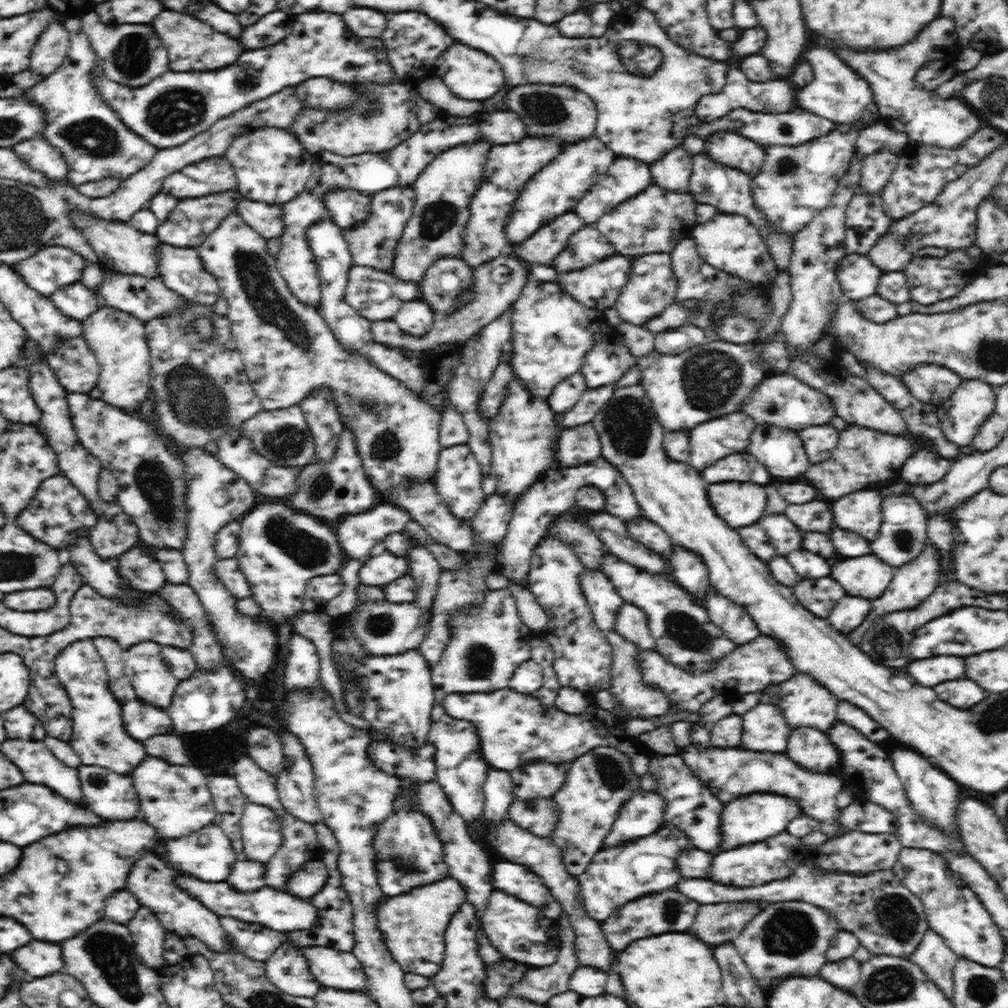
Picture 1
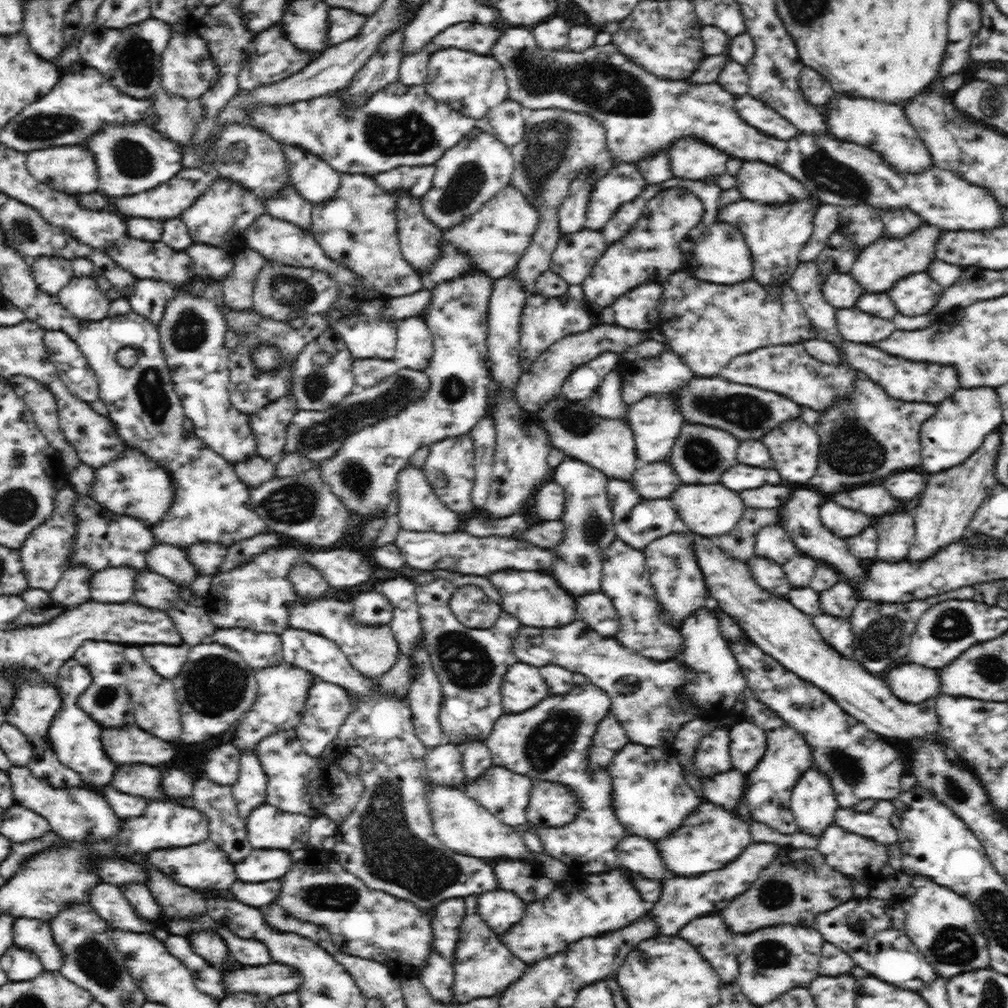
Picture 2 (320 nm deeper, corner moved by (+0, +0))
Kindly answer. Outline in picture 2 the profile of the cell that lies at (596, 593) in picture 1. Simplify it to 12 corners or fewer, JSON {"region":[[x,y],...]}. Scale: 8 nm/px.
{"region":[[563,459],[566,505],[553,578],[574,597],[601,591],[616,537],[609,481]]}

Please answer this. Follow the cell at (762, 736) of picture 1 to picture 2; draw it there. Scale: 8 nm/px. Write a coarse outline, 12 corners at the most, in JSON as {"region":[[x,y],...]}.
{"region":[[751,722],[729,733],[733,768],[748,773],[767,752],[767,734]]}

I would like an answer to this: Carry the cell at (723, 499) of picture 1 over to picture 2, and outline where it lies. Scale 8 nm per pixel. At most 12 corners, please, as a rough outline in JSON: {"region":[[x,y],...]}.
{"region":[[682,483],[668,500],[694,536],[728,534],[744,512],[720,484]]}

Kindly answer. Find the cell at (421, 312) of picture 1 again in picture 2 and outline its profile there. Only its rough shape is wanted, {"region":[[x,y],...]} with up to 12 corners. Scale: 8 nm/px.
{"region":[[422,316],[398,321],[393,358],[400,369],[422,371],[432,335]]}

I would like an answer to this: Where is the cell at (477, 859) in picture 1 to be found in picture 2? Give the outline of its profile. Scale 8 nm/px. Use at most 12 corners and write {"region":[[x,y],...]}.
{"region":[[478,895],[455,948],[458,1005],[501,996],[527,966],[483,921]]}

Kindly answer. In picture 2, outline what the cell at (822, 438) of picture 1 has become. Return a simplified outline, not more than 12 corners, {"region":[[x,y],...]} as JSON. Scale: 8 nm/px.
{"region":[[800,418],[760,439],[784,480],[808,482],[820,437]]}

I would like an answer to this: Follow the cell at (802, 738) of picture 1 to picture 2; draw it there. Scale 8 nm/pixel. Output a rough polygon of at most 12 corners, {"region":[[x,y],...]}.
{"region":[[808,769],[793,786],[792,815],[818,840],[839,809],[832,783]]}

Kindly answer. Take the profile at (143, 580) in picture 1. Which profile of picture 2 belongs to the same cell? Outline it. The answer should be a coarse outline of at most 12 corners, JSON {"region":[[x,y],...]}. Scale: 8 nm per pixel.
{"region":[[136,569],[95,572],[91,599],[120,604],[132,598]]}

